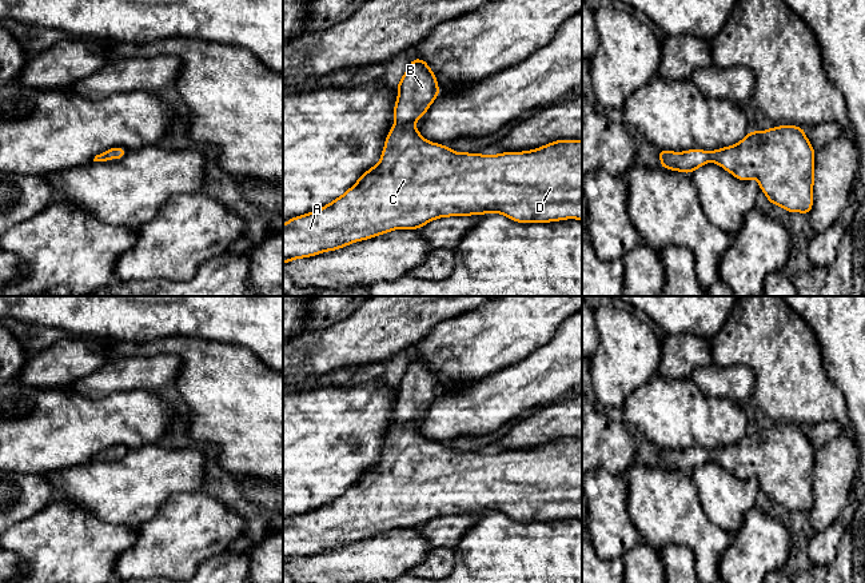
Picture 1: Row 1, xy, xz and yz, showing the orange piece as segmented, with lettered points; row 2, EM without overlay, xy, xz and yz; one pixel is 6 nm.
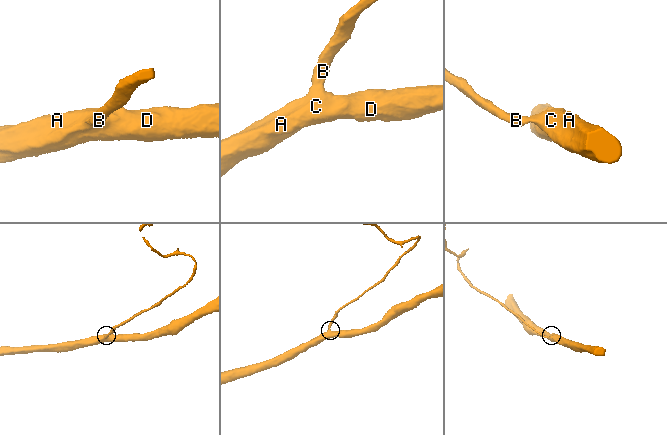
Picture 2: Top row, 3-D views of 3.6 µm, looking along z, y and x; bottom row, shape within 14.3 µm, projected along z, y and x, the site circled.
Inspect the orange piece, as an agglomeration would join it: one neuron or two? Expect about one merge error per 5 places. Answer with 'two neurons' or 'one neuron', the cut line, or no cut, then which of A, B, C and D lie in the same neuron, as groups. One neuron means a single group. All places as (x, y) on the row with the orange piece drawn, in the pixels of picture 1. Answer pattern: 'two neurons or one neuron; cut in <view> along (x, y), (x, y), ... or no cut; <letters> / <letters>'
one neuron; no cut; A B C D

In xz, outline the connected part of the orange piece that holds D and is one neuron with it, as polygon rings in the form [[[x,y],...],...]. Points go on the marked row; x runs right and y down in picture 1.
[[[422,59],[411,60],[396,85],[394,125],[376,165],[342,196],[283,224],[283,264],[336,251],[394,229],[418,229],[439,217],[501,213],[518,223],[582,221],[582,140],[557,140],[523,152],[454,152],[426,140],[414,124],[441,89]]]

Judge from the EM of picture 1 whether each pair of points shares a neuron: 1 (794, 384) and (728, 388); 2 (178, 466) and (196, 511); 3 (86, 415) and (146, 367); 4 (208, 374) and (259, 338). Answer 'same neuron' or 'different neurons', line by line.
1: different neurons
2: different neurons
3: different neurons
4: different neurons

